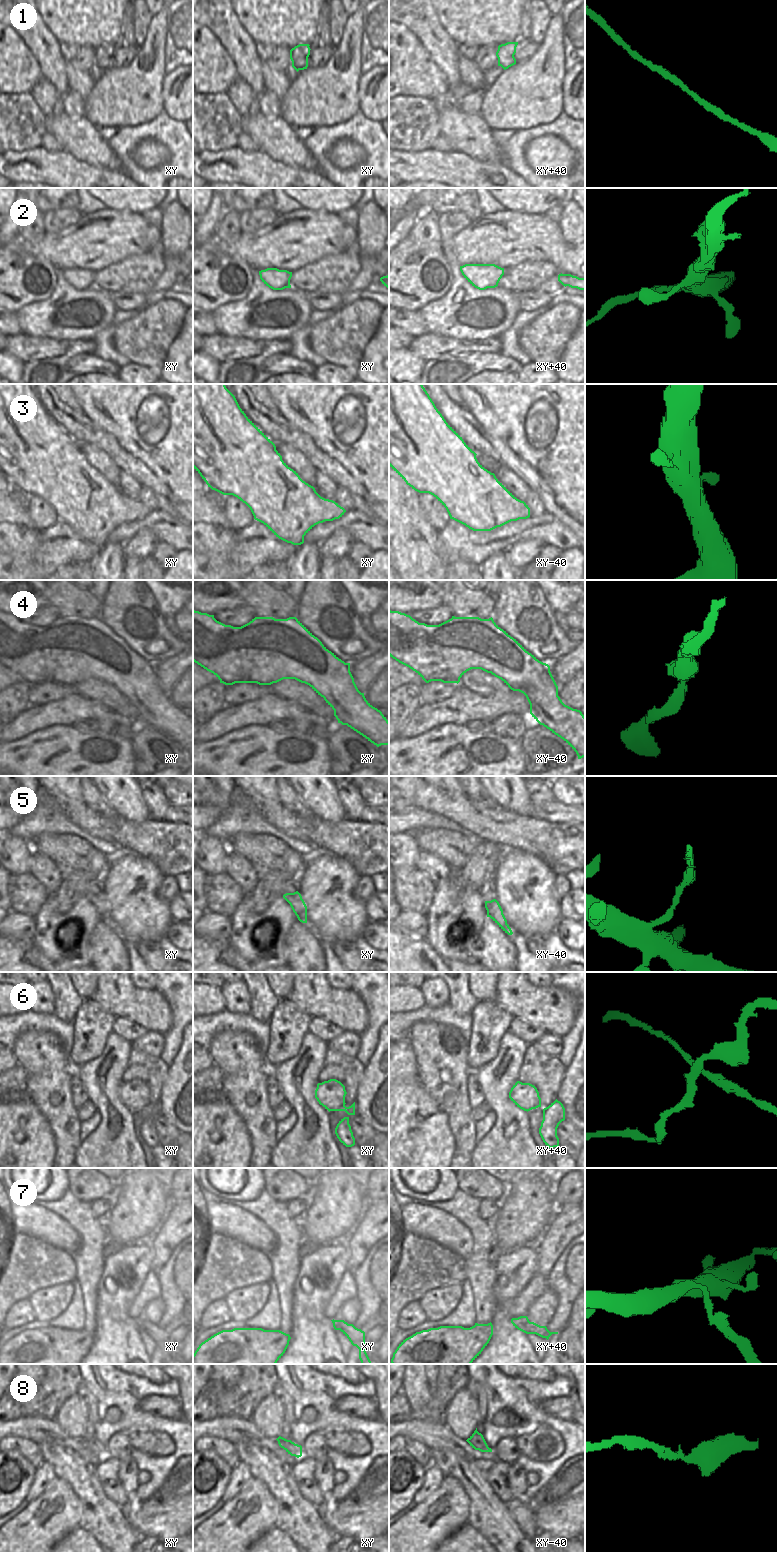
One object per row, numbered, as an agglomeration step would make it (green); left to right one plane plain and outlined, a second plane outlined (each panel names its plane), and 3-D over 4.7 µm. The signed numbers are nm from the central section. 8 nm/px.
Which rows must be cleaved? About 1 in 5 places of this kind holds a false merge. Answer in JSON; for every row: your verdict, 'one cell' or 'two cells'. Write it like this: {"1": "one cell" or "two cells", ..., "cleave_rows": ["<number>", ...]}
{"1": "one cell", "2": "one cell", "3": "one cell", "4": "one cell", "5": "two cells", "6": "two cells", "7": "two cells", "8": "one cell", "cleave_rows": ["5", "6", "7"]}

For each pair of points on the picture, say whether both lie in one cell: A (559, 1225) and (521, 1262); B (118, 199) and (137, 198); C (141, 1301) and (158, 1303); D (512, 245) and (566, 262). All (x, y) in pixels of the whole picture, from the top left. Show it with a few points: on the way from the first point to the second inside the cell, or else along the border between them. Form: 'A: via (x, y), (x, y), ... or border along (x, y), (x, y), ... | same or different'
A: border along (536, 1250), (537, 1273) | different
B: via (123, 198), (132, 198) | same
C: border along (160, 1297), (154, 1298), (137, 1318) | different
D: via (525, 245), (548, 245), (553, 249) | same

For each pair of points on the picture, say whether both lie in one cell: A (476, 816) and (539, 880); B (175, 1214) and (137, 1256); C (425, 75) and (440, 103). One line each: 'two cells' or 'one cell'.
A: two cells
B: two cells
C: two cells

